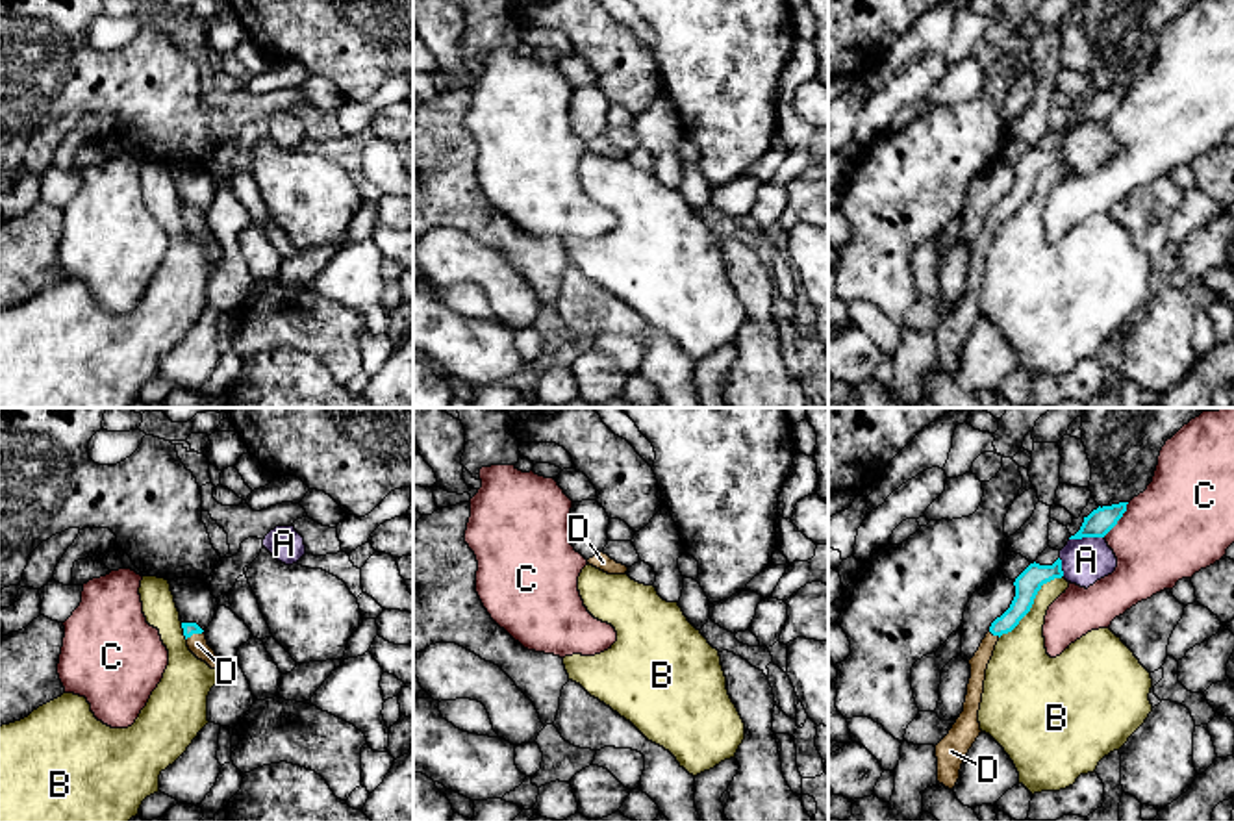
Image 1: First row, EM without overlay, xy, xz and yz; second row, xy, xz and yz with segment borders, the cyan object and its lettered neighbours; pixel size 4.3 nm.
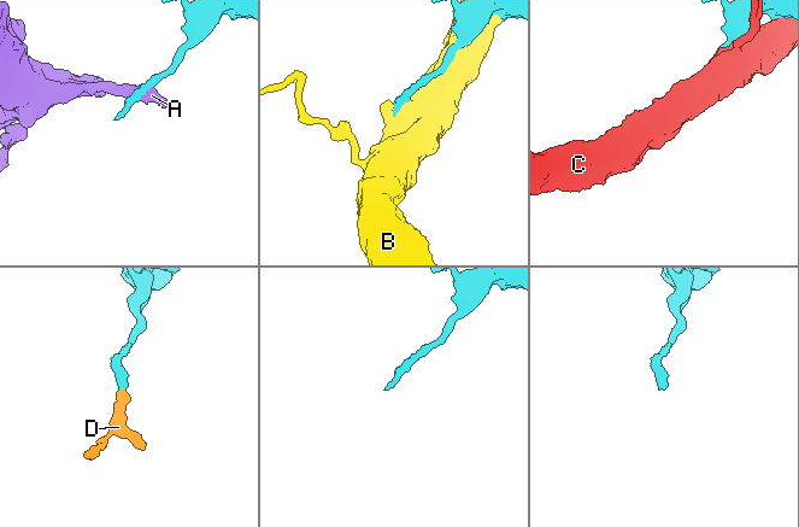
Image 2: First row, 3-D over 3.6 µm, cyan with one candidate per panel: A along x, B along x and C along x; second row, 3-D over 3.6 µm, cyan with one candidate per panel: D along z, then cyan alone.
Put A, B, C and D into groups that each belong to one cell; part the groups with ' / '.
A / B / C / D

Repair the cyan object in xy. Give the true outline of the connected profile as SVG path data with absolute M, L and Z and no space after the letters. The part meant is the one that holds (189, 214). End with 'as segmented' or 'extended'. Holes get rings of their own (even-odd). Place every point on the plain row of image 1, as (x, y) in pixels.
M182 208L183 221L187 224L189 235L211 254L220 252L220 245L215 235L208 230L204 215L196 208Z; extended

